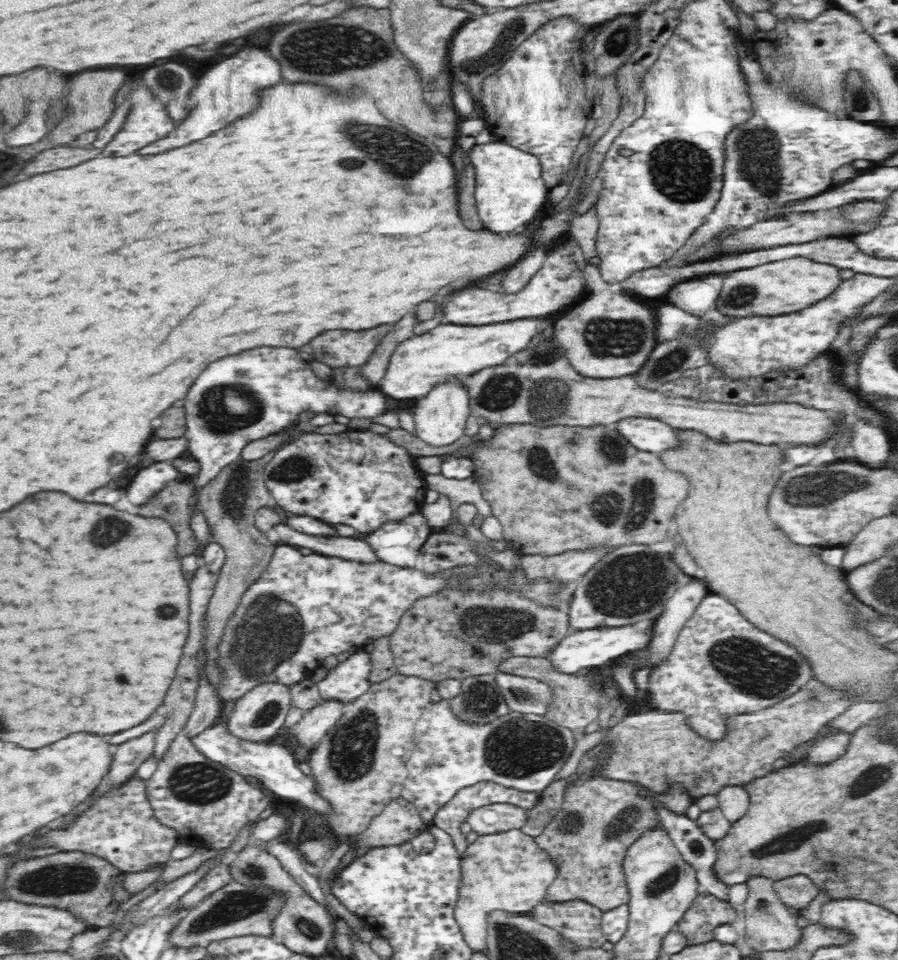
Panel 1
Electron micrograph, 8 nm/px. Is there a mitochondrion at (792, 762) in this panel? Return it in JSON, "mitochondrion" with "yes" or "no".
{"mitochondrion":"no"}

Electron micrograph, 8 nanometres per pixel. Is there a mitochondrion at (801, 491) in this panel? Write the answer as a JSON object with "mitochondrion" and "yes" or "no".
{"mitochondrion":"yes"}

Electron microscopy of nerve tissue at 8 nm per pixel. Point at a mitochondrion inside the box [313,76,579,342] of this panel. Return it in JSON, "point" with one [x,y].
{"point":[405,157]}

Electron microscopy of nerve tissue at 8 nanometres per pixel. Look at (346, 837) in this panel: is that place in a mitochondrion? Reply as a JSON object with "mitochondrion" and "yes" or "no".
{"mitochondrion":"no"}

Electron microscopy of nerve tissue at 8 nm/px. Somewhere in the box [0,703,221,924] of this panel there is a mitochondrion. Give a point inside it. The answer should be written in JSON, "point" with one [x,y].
{"point":[48,880]}

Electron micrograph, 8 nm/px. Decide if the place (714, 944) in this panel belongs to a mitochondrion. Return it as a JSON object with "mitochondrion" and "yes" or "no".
{"mitochondrion":"no"}

